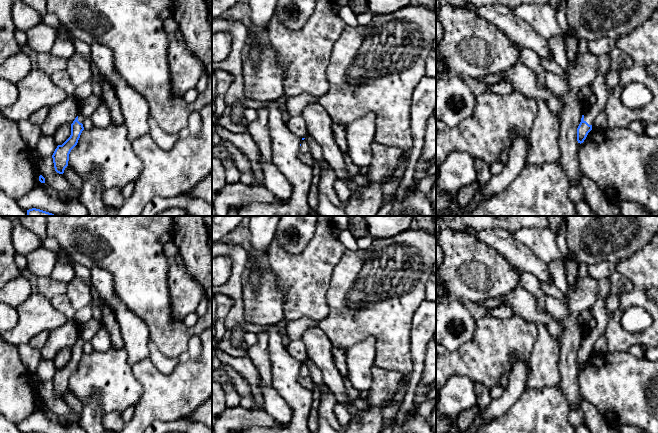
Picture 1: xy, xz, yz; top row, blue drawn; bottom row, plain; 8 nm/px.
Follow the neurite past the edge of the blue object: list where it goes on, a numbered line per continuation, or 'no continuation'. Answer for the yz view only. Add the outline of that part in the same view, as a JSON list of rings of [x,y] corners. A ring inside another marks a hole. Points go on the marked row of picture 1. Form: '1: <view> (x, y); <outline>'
1: yz (598, 86); [[[598,73],[589,86],[591,87],[592,94],[596,96],[597,102],[584,115],[584,121],[586,121],[589,125],[592,125],[595,117],[601,111],[603,111],[604,105],[607,101],[608,88],[607,88],[606,75]]]

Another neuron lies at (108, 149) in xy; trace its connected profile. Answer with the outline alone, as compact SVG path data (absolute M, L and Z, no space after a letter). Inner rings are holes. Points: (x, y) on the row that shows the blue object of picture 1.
M113 123L105 128L94 126L90 130L83 130L77 145L69 154L68 166L81 178L98 169L103 190L123 189L129 182L135 182L143 170L143 163L135 154L132 142L128 139L127 128L124 124Z

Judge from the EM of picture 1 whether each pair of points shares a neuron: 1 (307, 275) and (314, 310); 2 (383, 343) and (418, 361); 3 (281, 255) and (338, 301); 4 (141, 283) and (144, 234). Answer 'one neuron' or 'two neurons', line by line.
1: one neuron
2: two neurons
3: two neurons
4: one neuron

